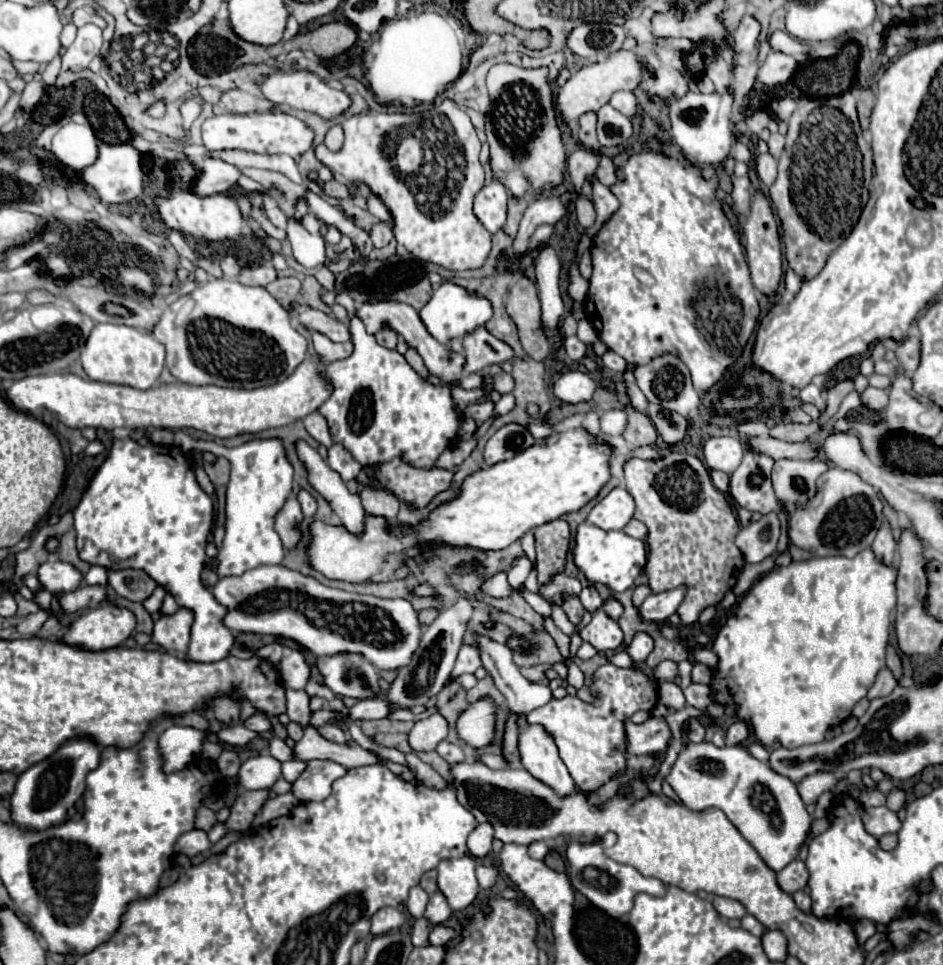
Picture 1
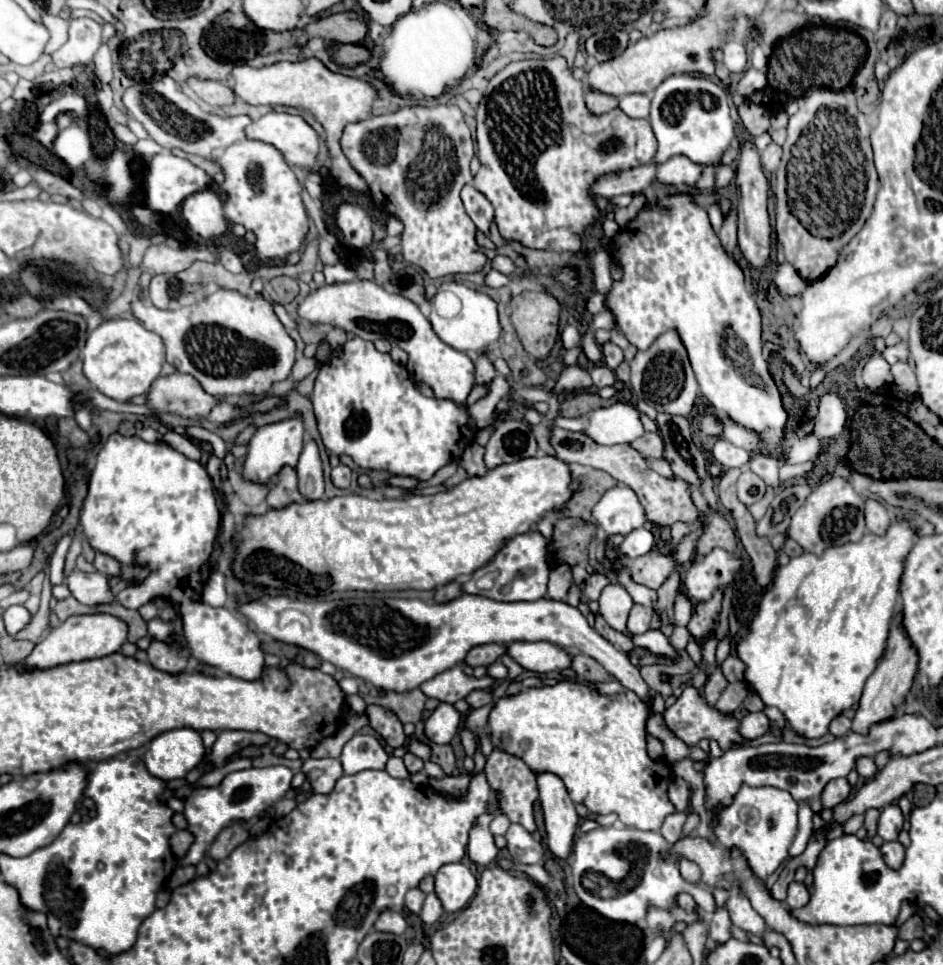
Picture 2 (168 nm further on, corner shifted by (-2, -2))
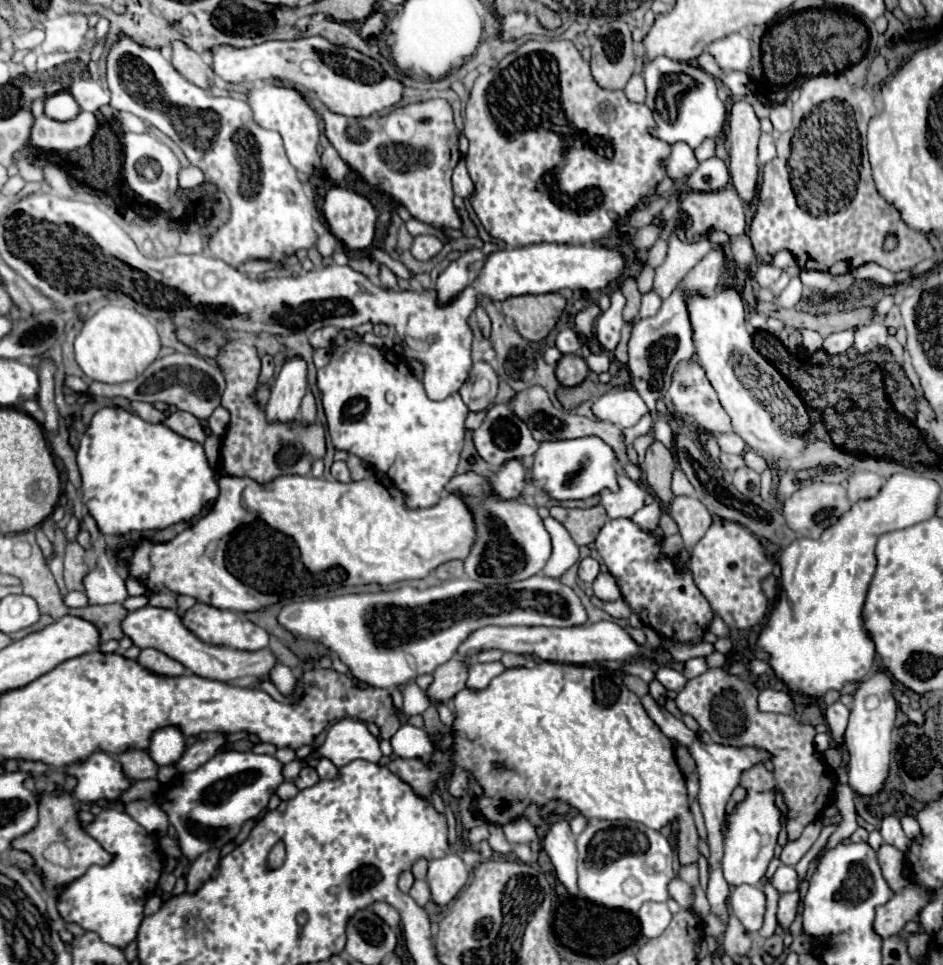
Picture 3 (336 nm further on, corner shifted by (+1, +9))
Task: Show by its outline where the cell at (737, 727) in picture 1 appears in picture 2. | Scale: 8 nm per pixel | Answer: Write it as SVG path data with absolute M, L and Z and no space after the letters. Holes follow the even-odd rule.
M746 713L742 717L742 721L740 721L738 731L740 731L740 735L744 739L754 741L754 739L762 737L768 731L768 725L770 725L770 721L766 719L764 713Z

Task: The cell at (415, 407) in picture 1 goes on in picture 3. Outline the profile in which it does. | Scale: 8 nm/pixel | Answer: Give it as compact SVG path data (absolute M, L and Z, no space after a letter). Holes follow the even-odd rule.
M347 340L343 346L335 346L331 352L331 362L325 368L319 368L317 380L333 446L361 458L375 474L385 474L405 496L407 508L435 506L441 500L445 484L455 476L463 448L463 422L469 410L465 408L461 396L451 394L439 402L429 400L423 384L411 374L407 360L389 348L377 348L365 342Z

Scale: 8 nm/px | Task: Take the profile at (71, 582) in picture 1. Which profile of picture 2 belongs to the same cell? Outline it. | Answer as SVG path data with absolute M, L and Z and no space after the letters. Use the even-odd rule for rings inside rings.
M74 569L66 575L64 581L70 593L84 605L114 601L114 595L110 593L110 587L108 587L108 579L102 573L84 573L84 571Z

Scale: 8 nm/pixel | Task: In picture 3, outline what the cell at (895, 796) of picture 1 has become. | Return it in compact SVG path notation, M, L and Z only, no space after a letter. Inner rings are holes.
M885 816L885 818L881 820L879 832L881 832L885 844L891 844L891 846L895 846L895 848L901 850L901 852L907 852L909 846L913 844L913 842L903 834L903 828L901 828L901 824L899 824L899 818L895 818L895 816Z

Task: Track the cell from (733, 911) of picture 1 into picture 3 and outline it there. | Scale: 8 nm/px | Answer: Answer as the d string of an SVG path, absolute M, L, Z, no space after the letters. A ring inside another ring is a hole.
M737 886L731 894L731 906L749 934L761 928L765 914L765 892L761 886Z

